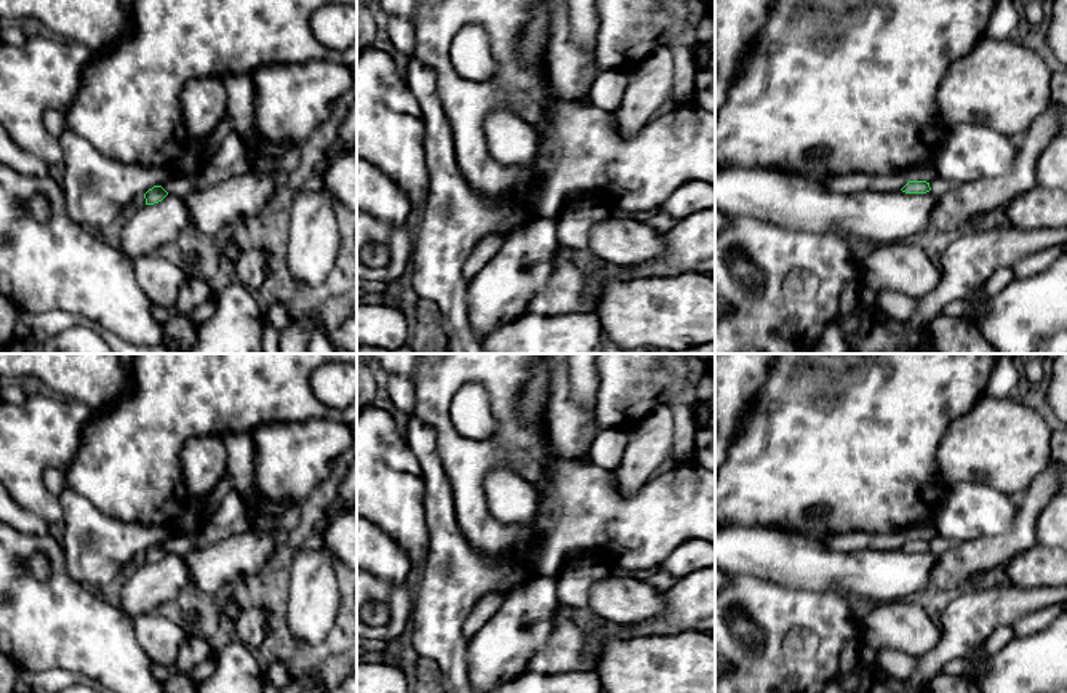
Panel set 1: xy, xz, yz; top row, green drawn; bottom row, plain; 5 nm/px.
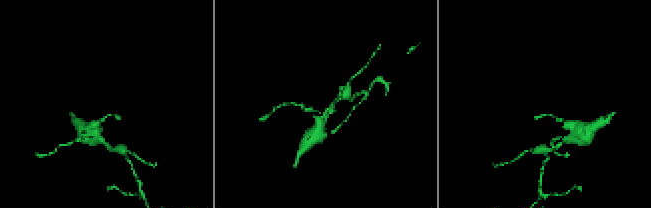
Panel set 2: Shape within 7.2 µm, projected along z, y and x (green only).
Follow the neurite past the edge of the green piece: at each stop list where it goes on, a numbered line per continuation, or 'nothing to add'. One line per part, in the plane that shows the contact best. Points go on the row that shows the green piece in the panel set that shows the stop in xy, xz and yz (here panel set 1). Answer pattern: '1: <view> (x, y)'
nothing to add

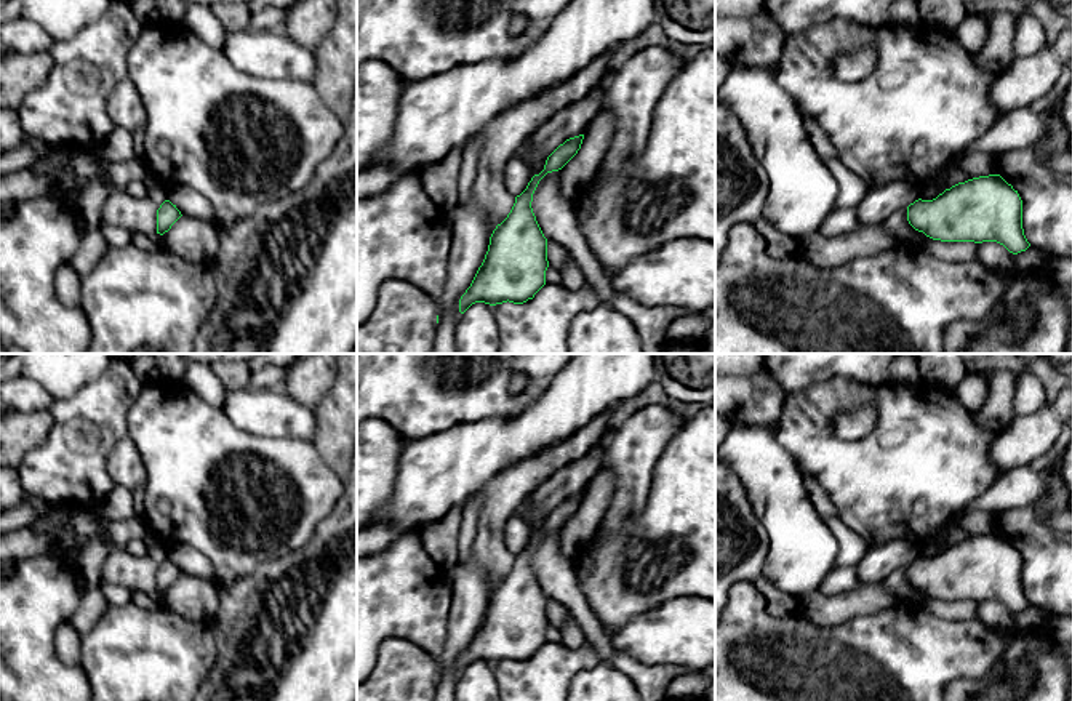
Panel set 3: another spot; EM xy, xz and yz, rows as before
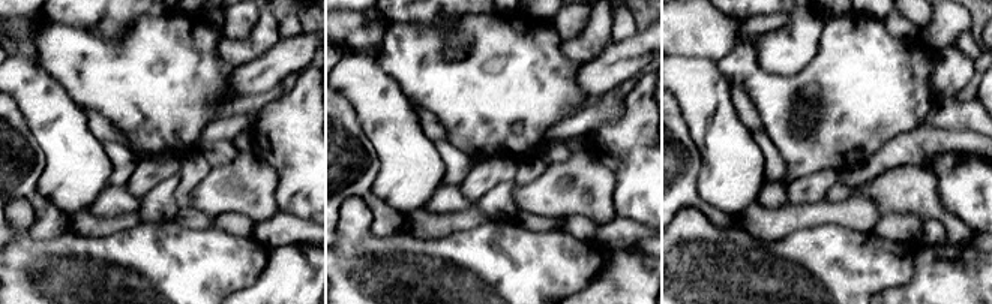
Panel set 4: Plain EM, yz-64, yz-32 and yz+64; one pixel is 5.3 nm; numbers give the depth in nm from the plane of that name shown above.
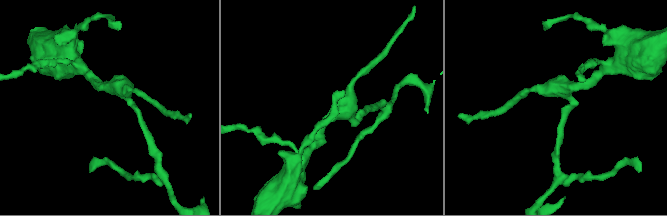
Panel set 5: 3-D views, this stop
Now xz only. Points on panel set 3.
nothing to add

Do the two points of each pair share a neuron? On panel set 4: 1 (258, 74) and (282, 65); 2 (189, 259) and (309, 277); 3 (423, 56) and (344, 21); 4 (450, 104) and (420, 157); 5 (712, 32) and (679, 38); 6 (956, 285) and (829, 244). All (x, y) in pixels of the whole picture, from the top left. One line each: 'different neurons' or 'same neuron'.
1: same neuron
2: different neurons
3: different neurons
4: different neurons
5: same neuron
6: different neurons

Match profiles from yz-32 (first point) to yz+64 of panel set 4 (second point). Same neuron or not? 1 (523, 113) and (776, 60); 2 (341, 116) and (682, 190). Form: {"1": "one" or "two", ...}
{"1": "two", "2": "one"}

